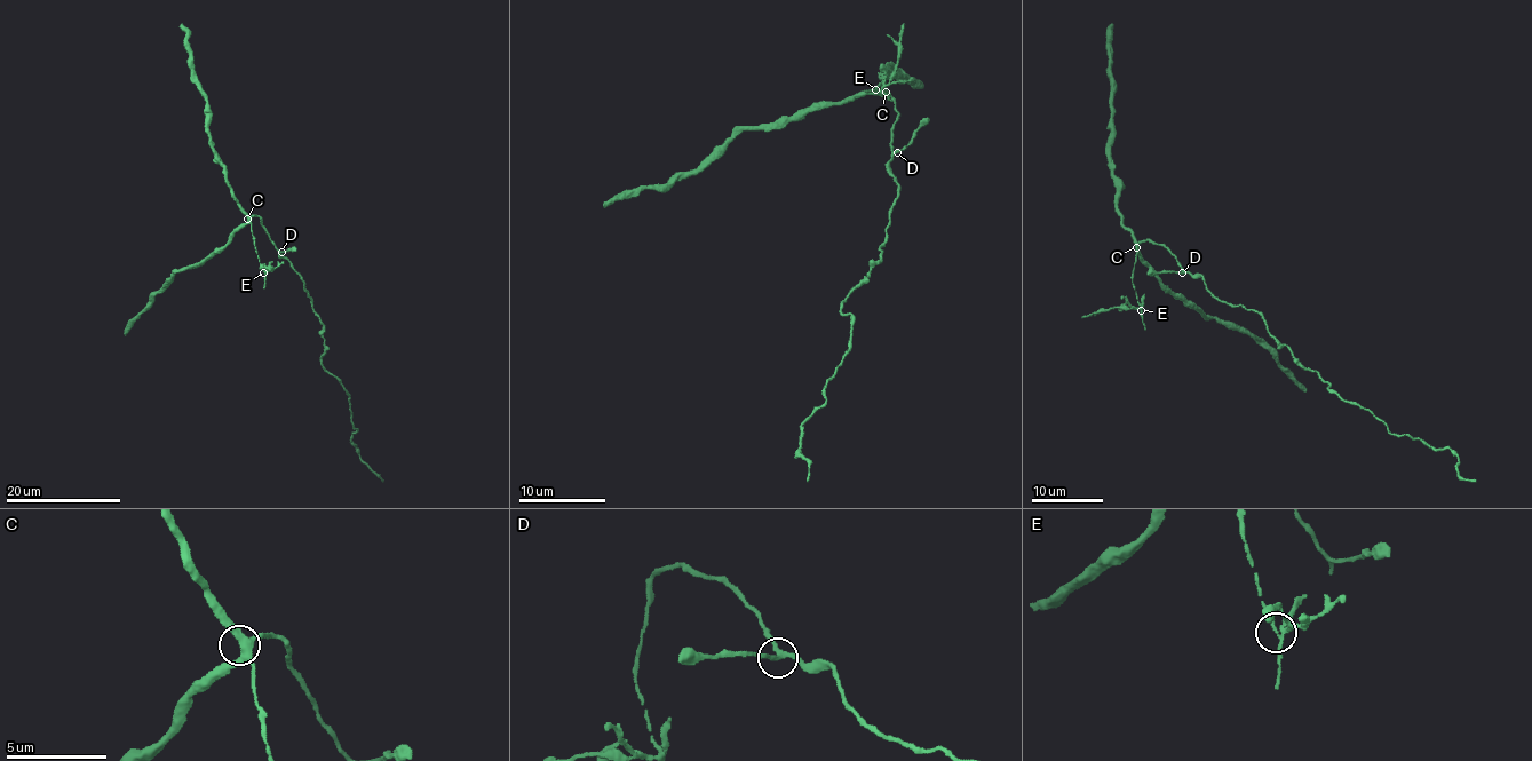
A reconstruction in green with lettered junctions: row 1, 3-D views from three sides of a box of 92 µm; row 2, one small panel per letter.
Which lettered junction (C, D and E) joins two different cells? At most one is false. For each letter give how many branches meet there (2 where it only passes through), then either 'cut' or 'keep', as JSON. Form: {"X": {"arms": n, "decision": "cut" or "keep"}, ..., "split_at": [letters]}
{"C": {"arms": 4, "decision": "keep"}, "D": {"arms": 3, "decision": "keep"}, "E": {"arms": 4, "decision": "cut"}, "split_at": ["E"]}

